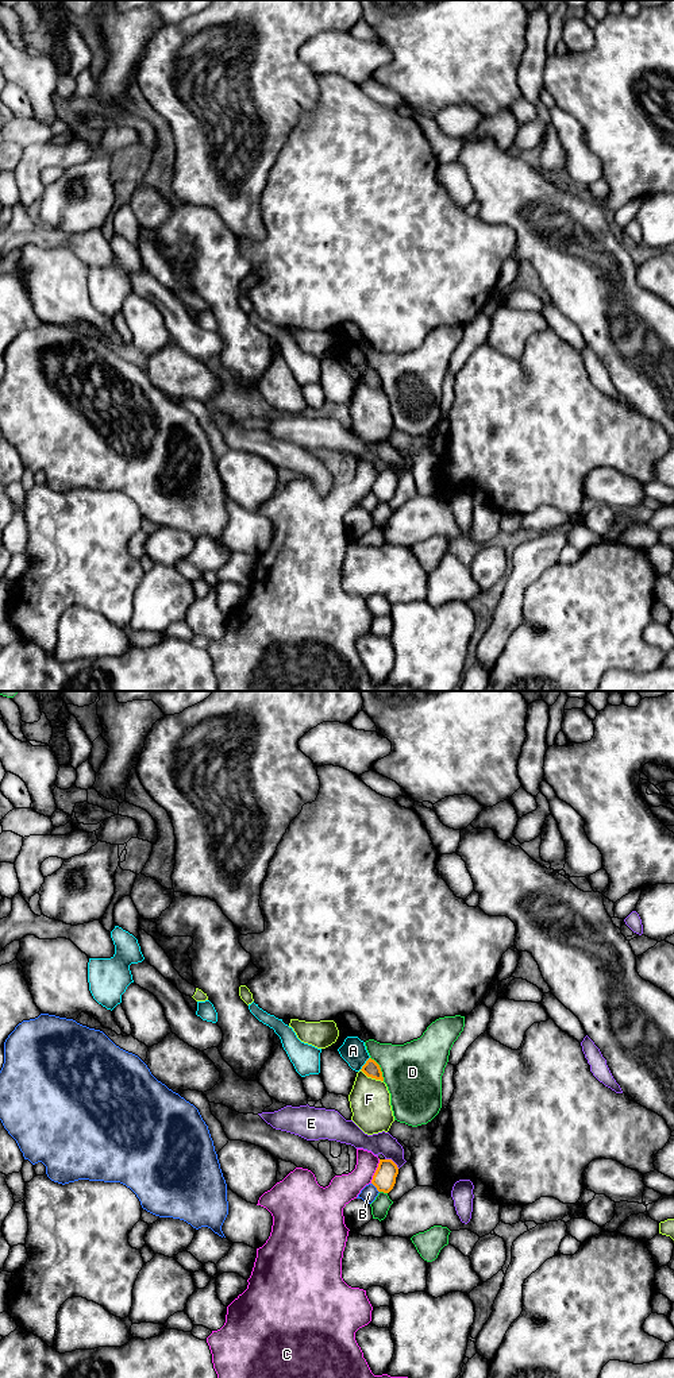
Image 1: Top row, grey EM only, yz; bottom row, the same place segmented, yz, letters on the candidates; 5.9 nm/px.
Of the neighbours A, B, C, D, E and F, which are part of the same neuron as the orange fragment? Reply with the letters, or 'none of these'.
none of these

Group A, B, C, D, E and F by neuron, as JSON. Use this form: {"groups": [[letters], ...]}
{"groups": [["A"], ["B"], ["C"], ["D"], ["E"], ["F"]]}

